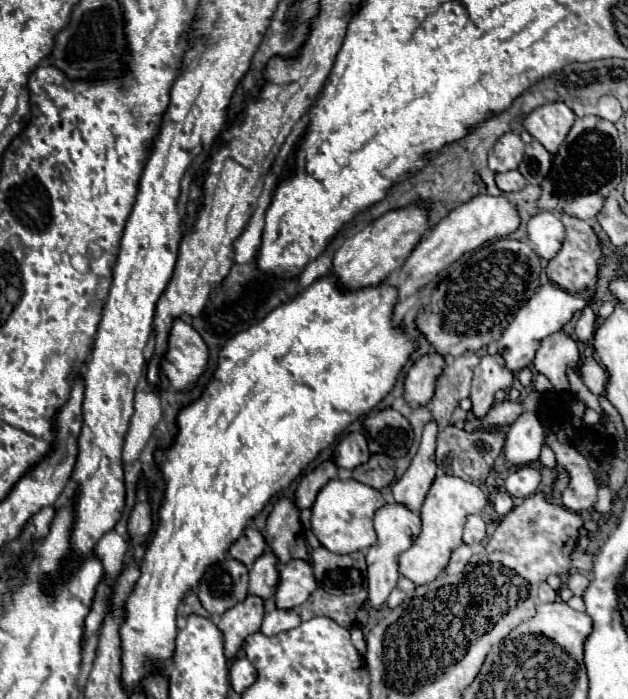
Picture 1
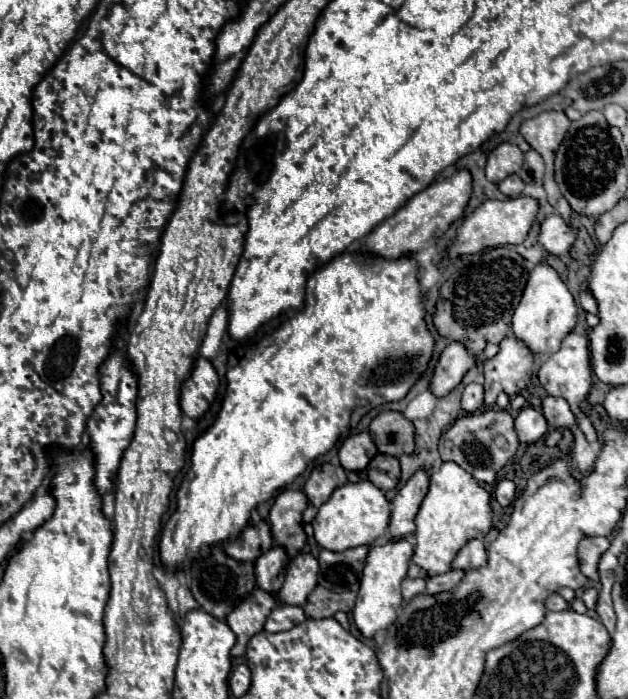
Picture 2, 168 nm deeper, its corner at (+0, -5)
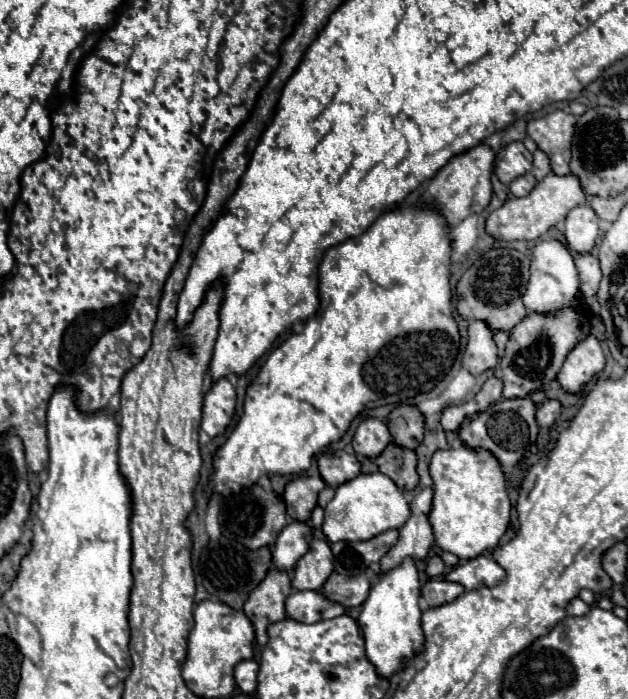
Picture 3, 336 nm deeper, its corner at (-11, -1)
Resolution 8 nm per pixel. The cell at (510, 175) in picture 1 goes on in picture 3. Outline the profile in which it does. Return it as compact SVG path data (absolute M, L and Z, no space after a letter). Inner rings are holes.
M528 172L528 174L518 176L518 178L510 184L510 192L512 192L514 196L518 196L518 198L520 198L520 196L528 196L536 184L538 184L536 178Z

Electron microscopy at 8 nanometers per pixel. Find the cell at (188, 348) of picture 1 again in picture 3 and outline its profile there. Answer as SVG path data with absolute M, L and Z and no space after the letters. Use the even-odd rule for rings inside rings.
M228 378L214 382L208 394L204 396L202 430L210 438L224 434L234 418L234 408L236 408L236 390L228 382Z

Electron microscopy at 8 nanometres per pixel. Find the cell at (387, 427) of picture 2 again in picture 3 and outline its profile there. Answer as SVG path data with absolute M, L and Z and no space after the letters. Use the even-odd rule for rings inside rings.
M398 406L388 416L388 428L396 444L414 450L424 438L424 416L416 406Z

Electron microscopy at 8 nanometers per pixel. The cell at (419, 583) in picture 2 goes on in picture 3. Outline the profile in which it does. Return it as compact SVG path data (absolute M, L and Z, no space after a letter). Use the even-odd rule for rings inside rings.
M440 556L428 558L428 562L426 562L426 574L428 576L440 576L440 574L444 574L444 570L446 570L446 566L444 566Z

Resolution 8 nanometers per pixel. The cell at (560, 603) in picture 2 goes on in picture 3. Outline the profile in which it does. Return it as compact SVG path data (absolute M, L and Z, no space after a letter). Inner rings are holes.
M574 598L574 600L568 604L568 608L566 608L566 614L568 614L568 616L584 616L584 614L588 614L588 612L590 612L590 606L584 604L580 598Z

